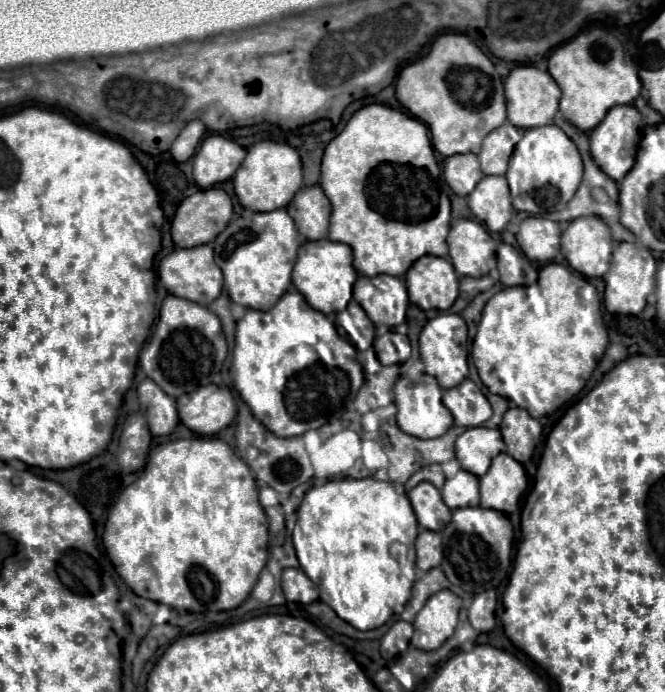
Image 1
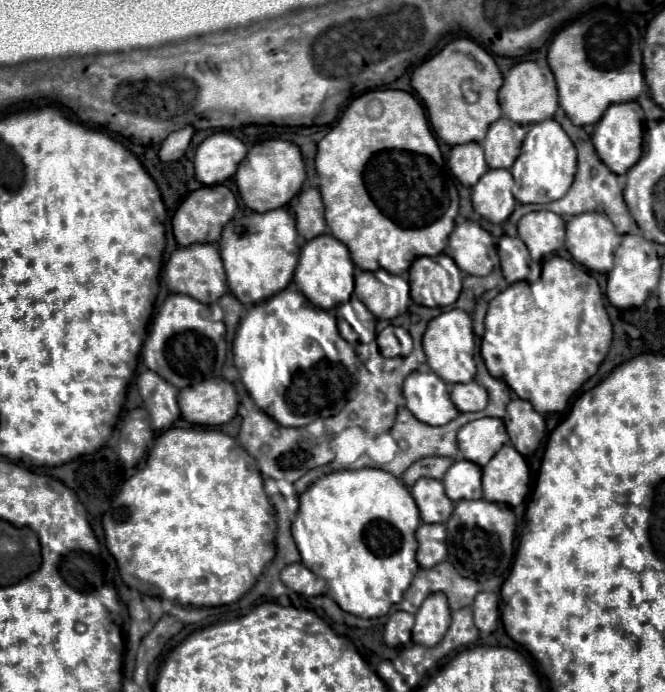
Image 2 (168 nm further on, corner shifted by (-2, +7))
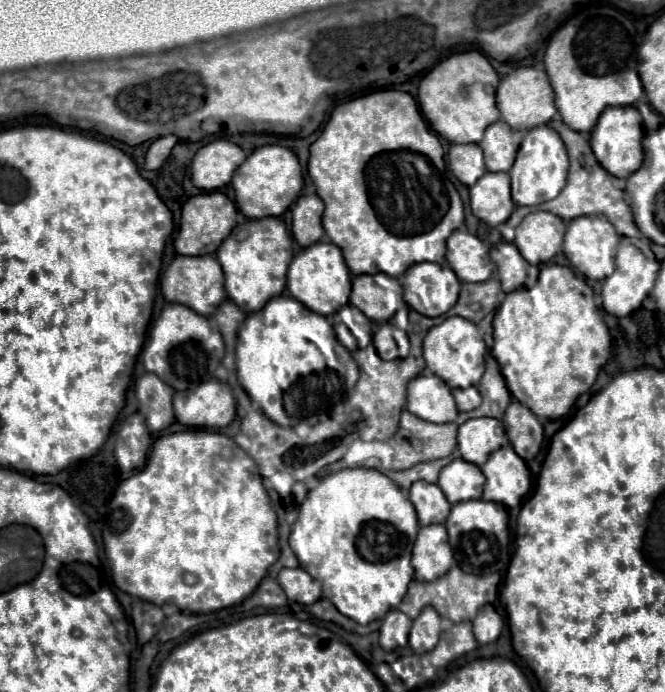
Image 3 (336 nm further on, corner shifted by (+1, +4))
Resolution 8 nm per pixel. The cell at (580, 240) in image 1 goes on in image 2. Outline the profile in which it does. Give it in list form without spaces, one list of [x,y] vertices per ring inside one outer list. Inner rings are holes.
[[[584,212],[566,223],[566,248],[572,258],[592,272],[610,272],[614,250],[622,236],[606,214]]]

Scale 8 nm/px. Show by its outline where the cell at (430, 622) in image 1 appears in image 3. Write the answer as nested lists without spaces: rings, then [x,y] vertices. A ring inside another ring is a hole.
[[[425,607],[417,619],[413,619],[413,629],[409,633],[409,645],[417,655],[431,651],[441,635],[441,617],[433,607]]]

